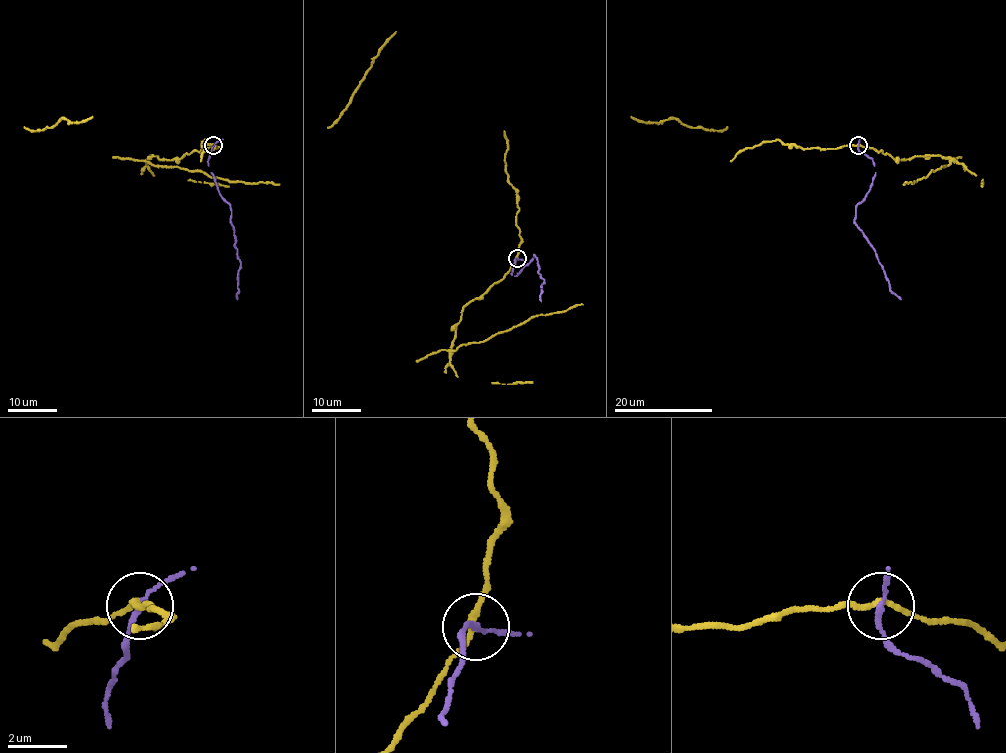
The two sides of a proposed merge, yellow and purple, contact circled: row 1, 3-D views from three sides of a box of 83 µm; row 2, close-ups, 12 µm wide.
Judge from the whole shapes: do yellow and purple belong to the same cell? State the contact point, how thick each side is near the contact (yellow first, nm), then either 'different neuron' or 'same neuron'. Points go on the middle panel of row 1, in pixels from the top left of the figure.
(517, 258) | 190/150 nm | different neuron

